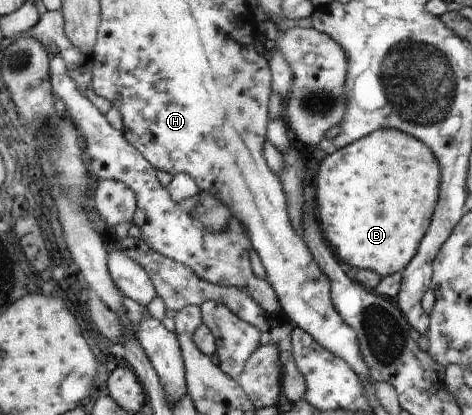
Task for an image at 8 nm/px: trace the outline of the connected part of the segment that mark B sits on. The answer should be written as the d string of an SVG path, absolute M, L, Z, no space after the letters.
M379 129L373 131L370 135L364 136L354 143L349 143L347 148L338 148L332 154L327 155L317 166L319 170L317 177L315 177L313 185L316 189L315 204L319 209L319 224L321 226L322 234L325 240L332 247L333 252L341 262L349 264L349 266L355 266L359 269L369 269L376 272L380 277L394 275L401 272L409 262L415 253L417 252L419 243L423 238L427 228L429 228L431 222L431 214L437 204L439 196L440 185L440 168L438 165L437 157L431 152L428 146L423 144L423 141L404 133L397 129Z

